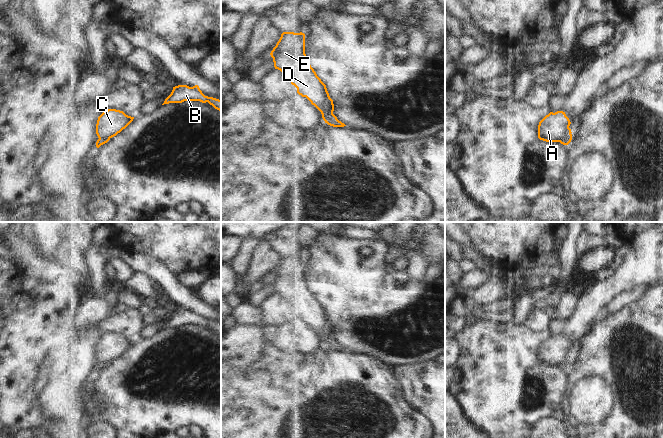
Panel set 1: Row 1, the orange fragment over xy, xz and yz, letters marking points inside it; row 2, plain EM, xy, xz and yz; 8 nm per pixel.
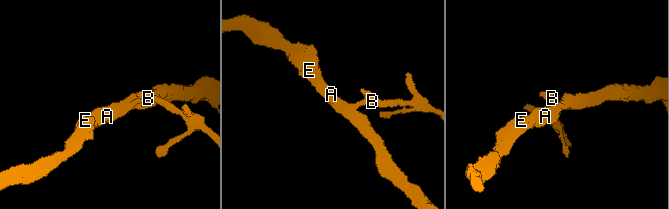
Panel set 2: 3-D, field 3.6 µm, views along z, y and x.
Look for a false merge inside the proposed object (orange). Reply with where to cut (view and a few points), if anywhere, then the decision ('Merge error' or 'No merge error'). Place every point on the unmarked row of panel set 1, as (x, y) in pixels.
Split along yz (571, 358), (559, 365). Merge error.

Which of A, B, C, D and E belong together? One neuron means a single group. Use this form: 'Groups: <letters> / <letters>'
Groups: A C D E / B.

